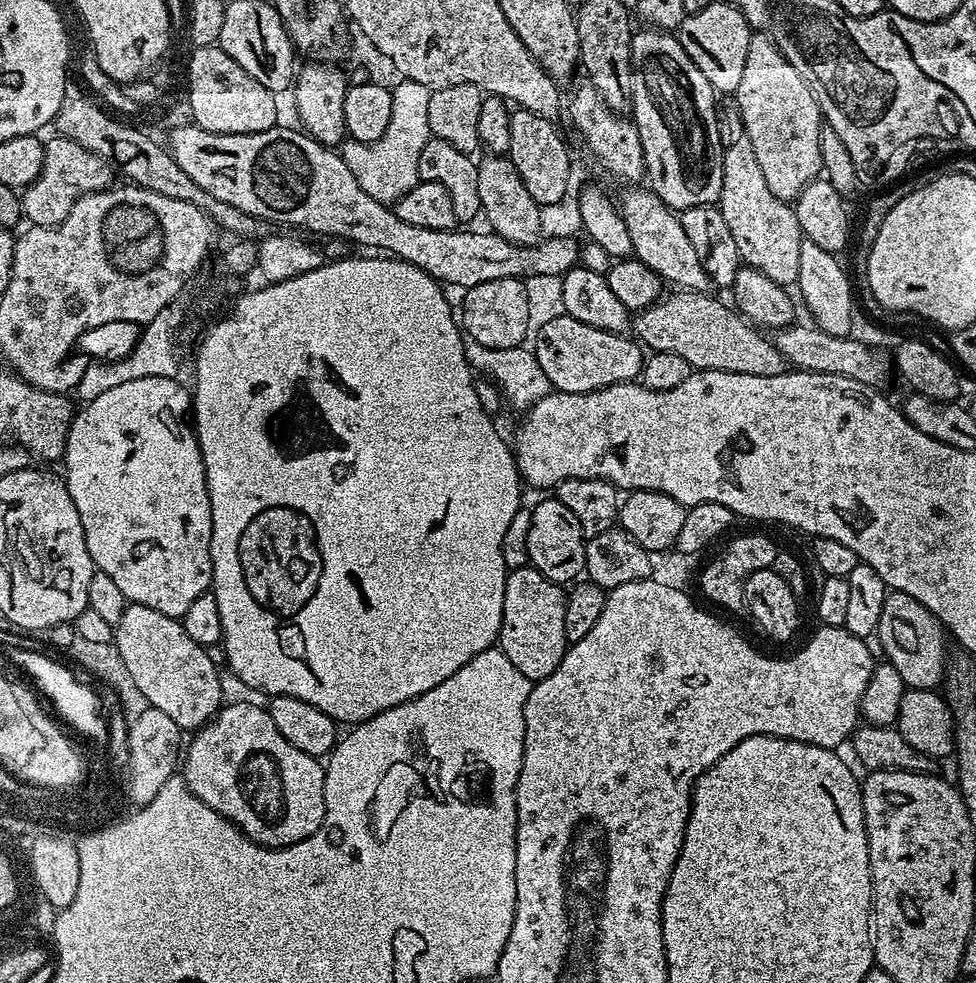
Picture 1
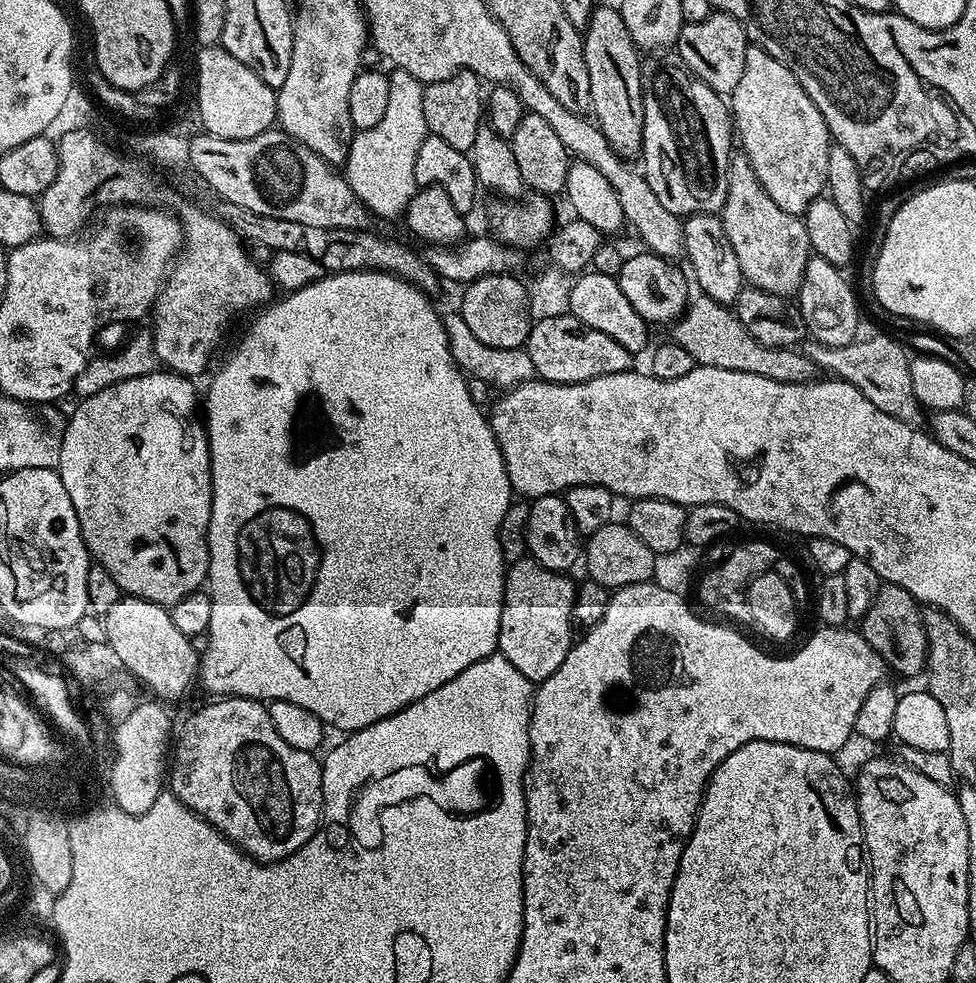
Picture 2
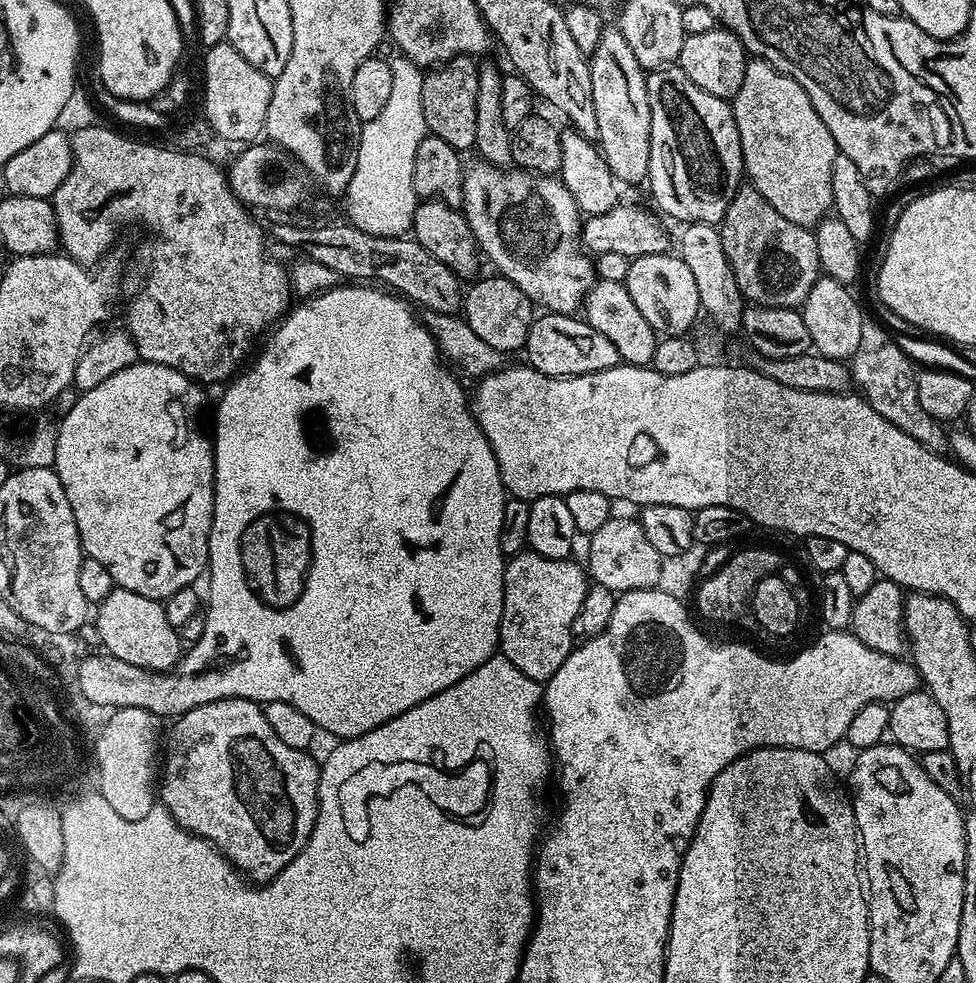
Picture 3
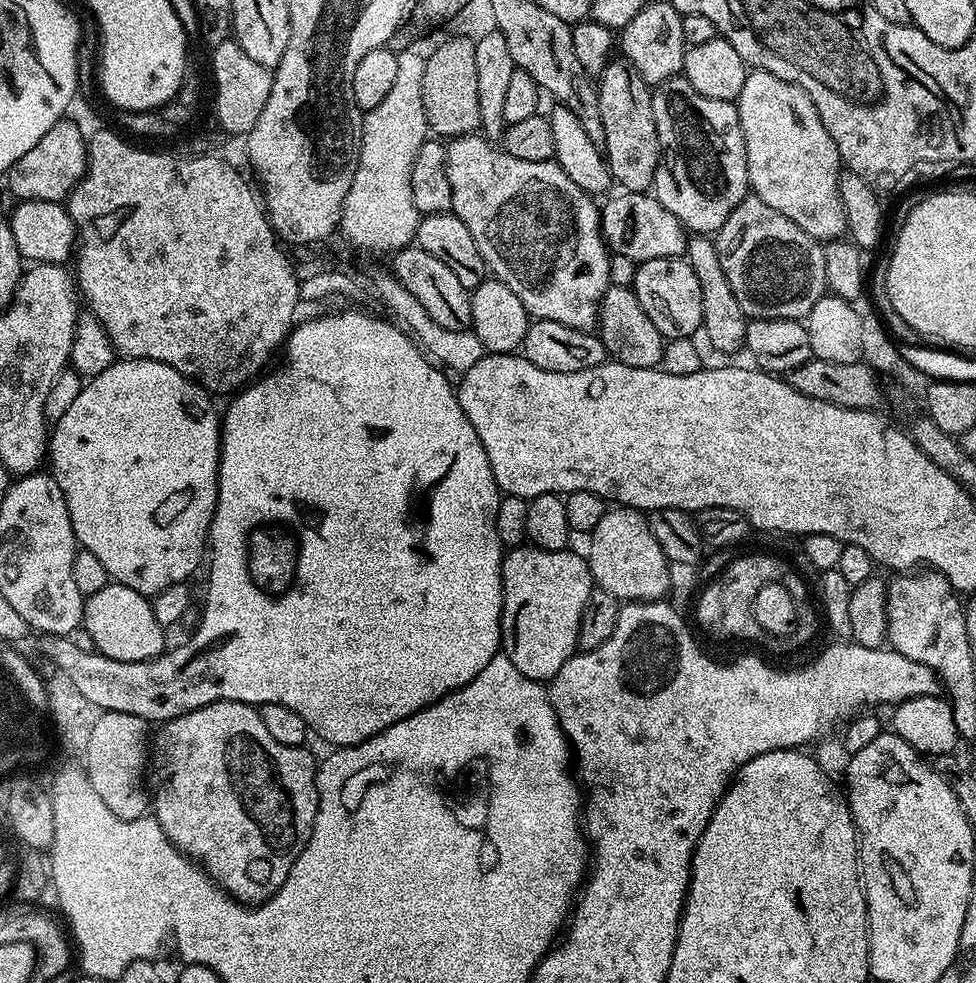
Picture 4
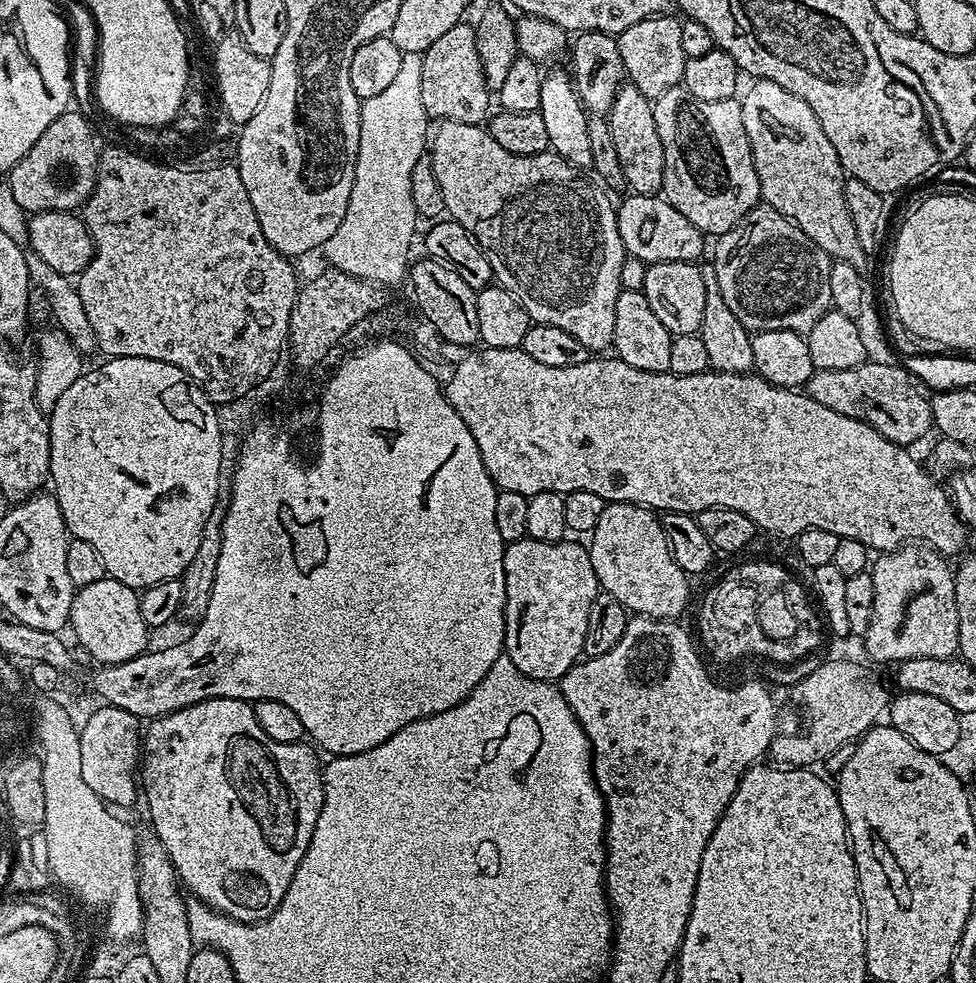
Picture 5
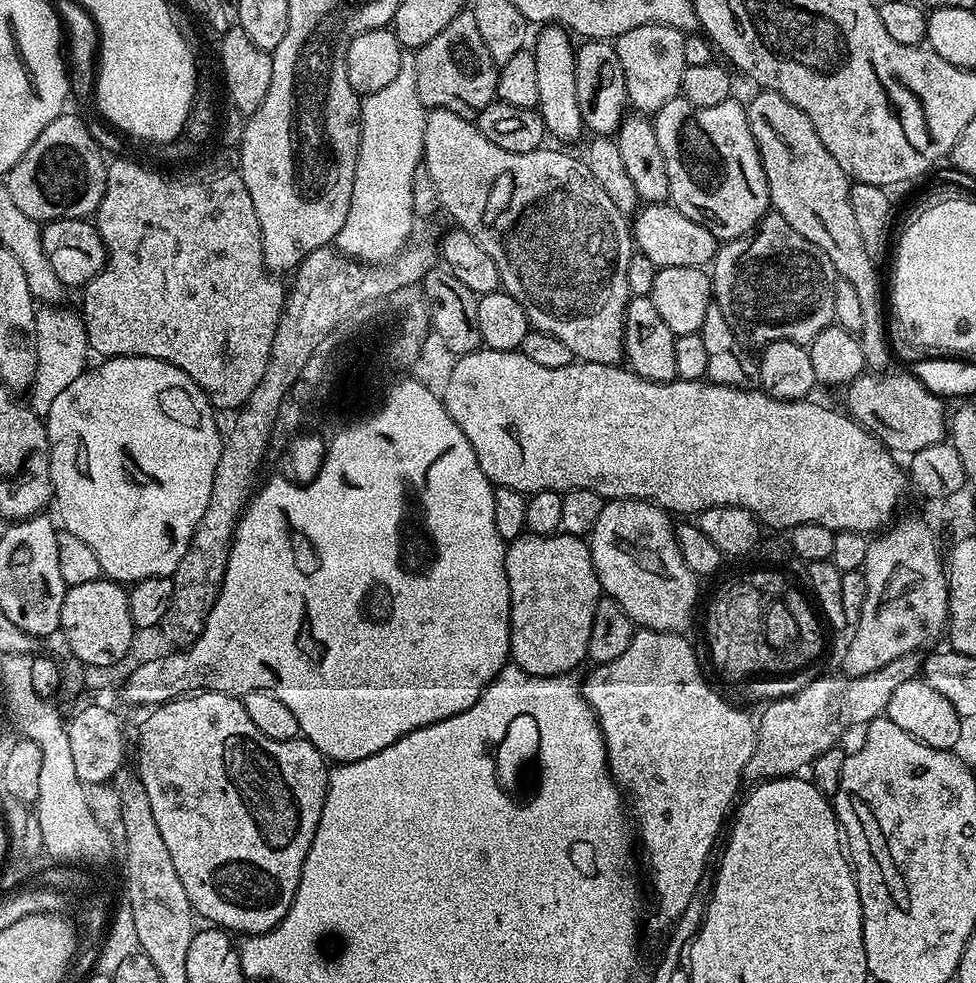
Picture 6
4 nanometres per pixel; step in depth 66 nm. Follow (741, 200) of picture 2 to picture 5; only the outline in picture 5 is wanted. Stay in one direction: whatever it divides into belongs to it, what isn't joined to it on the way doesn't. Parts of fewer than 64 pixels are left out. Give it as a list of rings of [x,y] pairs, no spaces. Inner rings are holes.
[[[759,203],[738,221],[730,230],[715,237],[716,249],[712,252],[710,267],[716,272],[718,290],[726,301],[726,306],[742,322],[744,329],[750,334],[766,330],[794,330],[807,334],[832,308],[830,298],[830,270],[834,263],[798,226],[794,226],[776,208],[766,203]]]

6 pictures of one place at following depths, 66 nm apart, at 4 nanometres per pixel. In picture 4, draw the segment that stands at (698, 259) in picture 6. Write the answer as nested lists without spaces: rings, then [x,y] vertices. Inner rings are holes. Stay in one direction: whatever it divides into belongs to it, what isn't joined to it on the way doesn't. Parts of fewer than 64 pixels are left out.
[[[621,191],[619,195],[614,197],[608,205],[603,205],[600,214],[600,231],[604,233],[604,243],[613,253],[626,255],[635,262],[654,258],[670,258],[671,256],[680,258],[687,253],[689,233],[686,231],[684,223],[678,218],[674,218],[674,214],[670,214],[670,210],[666,210],[666,206],[662,206],[662,202],[658,202],[655,195],[626,191]]]

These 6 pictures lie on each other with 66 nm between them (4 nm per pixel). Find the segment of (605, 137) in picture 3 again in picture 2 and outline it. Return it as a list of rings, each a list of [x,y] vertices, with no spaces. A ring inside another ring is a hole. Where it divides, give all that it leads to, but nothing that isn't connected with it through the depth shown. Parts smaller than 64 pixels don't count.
[[[593,7],[592,17],[588,27],[583,29],[582,39],[586,70],[590,74],[590,112],[594,123],[602,130],[617,156],[639,157],[644,146],[644,95],[640,81],[642,56],[634,38],[630,38],[630,30],[626,30],[626,22],[622,22],[619,7]]]

